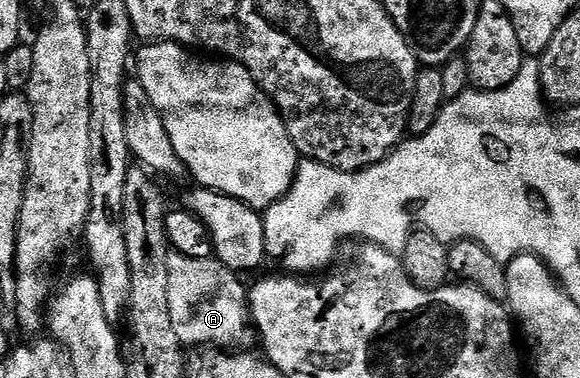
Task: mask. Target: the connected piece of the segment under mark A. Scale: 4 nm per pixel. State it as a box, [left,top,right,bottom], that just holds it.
[167,253,255,349]

